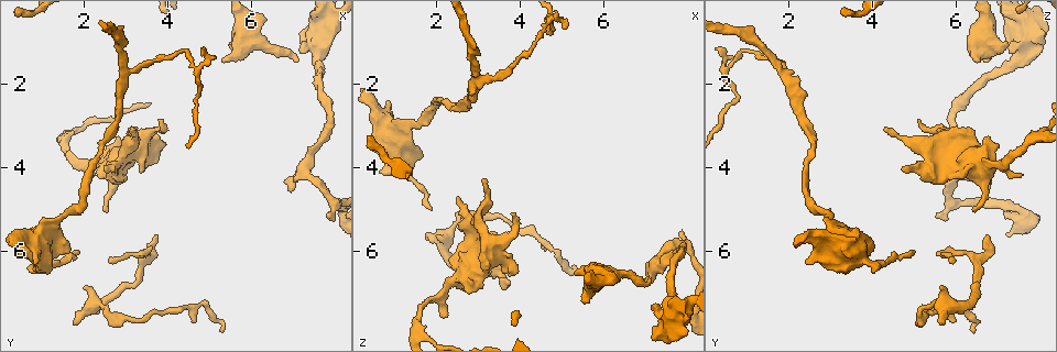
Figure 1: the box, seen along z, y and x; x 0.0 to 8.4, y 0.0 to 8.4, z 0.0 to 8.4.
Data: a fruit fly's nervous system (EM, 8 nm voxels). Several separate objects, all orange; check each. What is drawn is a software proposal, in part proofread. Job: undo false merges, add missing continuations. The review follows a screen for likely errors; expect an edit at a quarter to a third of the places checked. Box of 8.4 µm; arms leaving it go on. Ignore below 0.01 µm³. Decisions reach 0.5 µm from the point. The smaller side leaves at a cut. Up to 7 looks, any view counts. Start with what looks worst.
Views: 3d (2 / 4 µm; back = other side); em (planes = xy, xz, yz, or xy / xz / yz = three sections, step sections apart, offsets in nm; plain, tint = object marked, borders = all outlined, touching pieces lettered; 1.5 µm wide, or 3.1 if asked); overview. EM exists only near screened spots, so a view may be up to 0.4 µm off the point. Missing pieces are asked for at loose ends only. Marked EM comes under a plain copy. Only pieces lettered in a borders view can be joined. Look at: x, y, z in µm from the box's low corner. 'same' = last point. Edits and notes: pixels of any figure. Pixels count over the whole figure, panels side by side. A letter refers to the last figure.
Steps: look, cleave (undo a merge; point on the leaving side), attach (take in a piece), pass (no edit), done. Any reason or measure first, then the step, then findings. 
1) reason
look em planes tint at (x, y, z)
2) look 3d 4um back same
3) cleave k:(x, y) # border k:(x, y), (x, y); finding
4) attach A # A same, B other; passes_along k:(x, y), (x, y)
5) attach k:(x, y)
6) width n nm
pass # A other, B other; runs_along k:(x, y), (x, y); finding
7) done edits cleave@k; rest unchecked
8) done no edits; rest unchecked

tapers out
look em planes borders at (2.25, 4.15, 7.60)

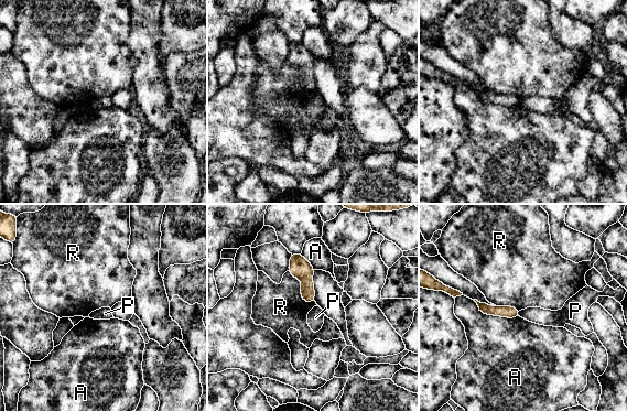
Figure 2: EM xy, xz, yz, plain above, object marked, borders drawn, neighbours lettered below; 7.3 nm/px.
width 100 nm
pass # A other, P other, R other; border 2:(519, 311), (520, 316); no lettered piece goes on from it

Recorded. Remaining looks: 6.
an open end
look 3d 2um at (7.15, 1.45, 6.70)

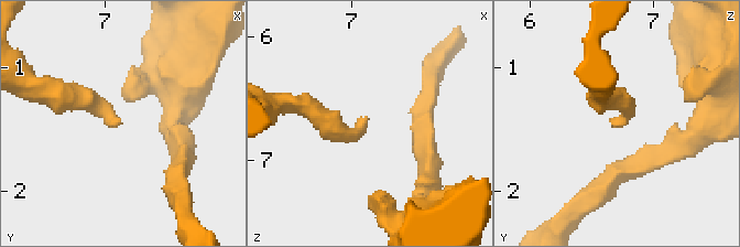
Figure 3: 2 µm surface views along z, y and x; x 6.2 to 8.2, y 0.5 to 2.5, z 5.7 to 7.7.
need the tissue
look em yz step 8 tint at (7.12, 1.42, 6.66)

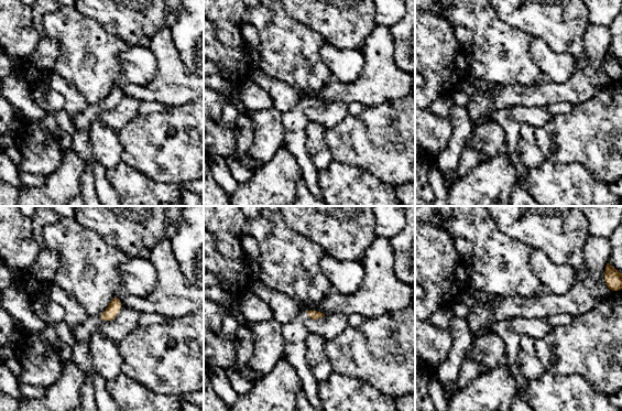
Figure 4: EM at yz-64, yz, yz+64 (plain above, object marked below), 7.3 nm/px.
cut it another way
look em planes borders same

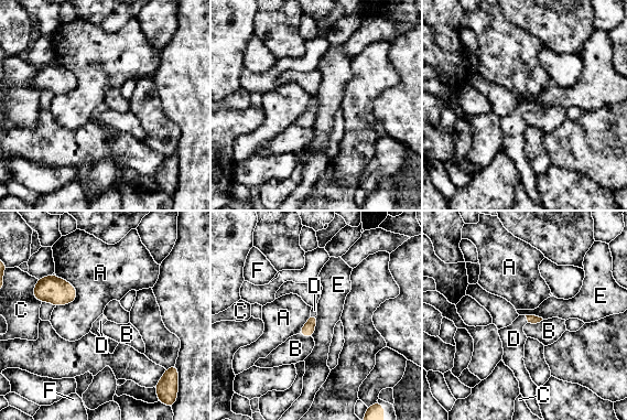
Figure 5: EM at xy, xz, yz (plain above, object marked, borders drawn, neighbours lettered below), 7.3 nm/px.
longest_contact A 240 nm
attach D # A other, B other, C other, D same, E other, F other; passes_along 5:(531, 319), (527, 319), (514, 338); it goes on there

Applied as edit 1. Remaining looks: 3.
redraw
look overview

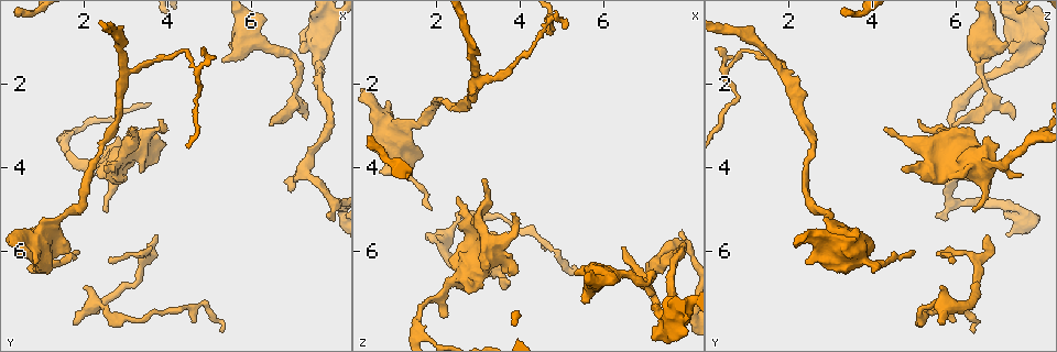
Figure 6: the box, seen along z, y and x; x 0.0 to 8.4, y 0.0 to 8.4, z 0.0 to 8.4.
thin end
look em xz step 8 tint at (3.80, 5.70, 6.75)

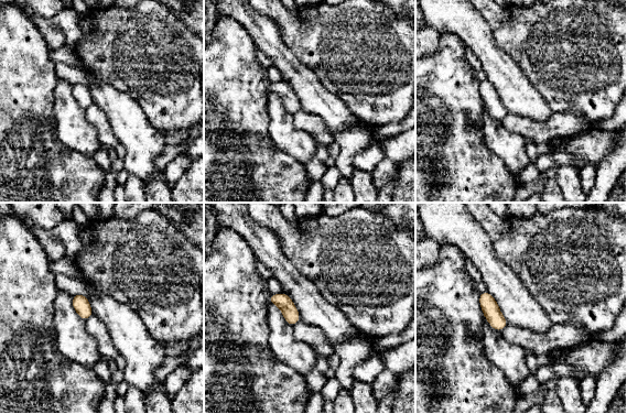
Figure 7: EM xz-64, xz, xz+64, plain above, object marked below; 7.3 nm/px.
look em planes borders same

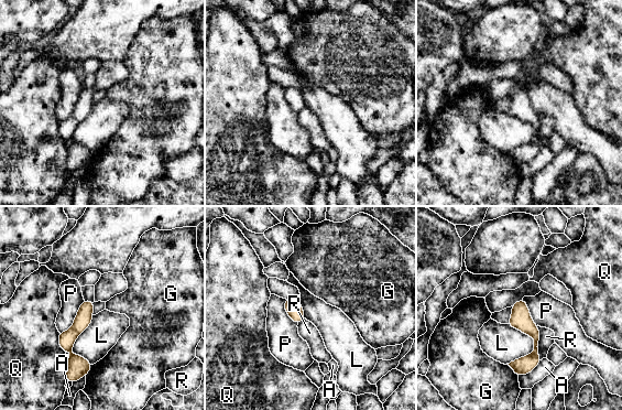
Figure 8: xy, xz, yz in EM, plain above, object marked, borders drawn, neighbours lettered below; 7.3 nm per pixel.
pass # A other, G other, L other, P other, Q other, R other; border 8:(506, 324), (533, 340), (509, 364); no lettered piece goes on from it

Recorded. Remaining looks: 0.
done edits attach@5; rest unchecked

